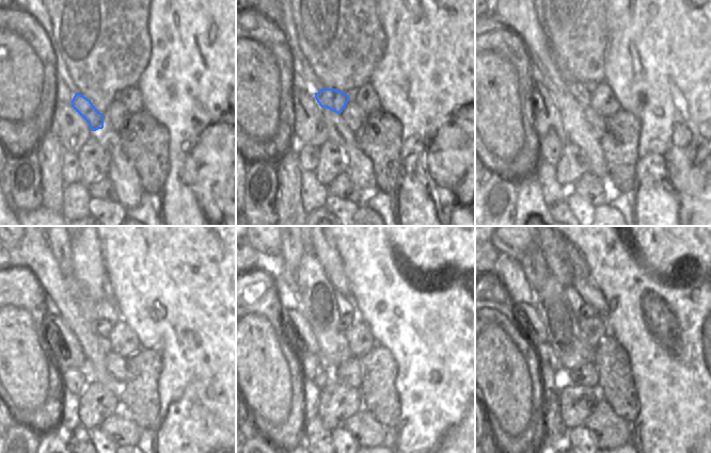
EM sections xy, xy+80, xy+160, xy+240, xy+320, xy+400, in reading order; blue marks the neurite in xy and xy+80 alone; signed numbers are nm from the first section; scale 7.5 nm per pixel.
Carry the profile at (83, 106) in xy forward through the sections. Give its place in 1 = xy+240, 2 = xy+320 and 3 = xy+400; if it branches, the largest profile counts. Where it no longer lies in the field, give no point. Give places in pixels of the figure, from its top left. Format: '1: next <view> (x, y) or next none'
1: next xy+240 (106, 311)
2: next xy+320 (348, 312)
3: next xy+400 (583, 310)

